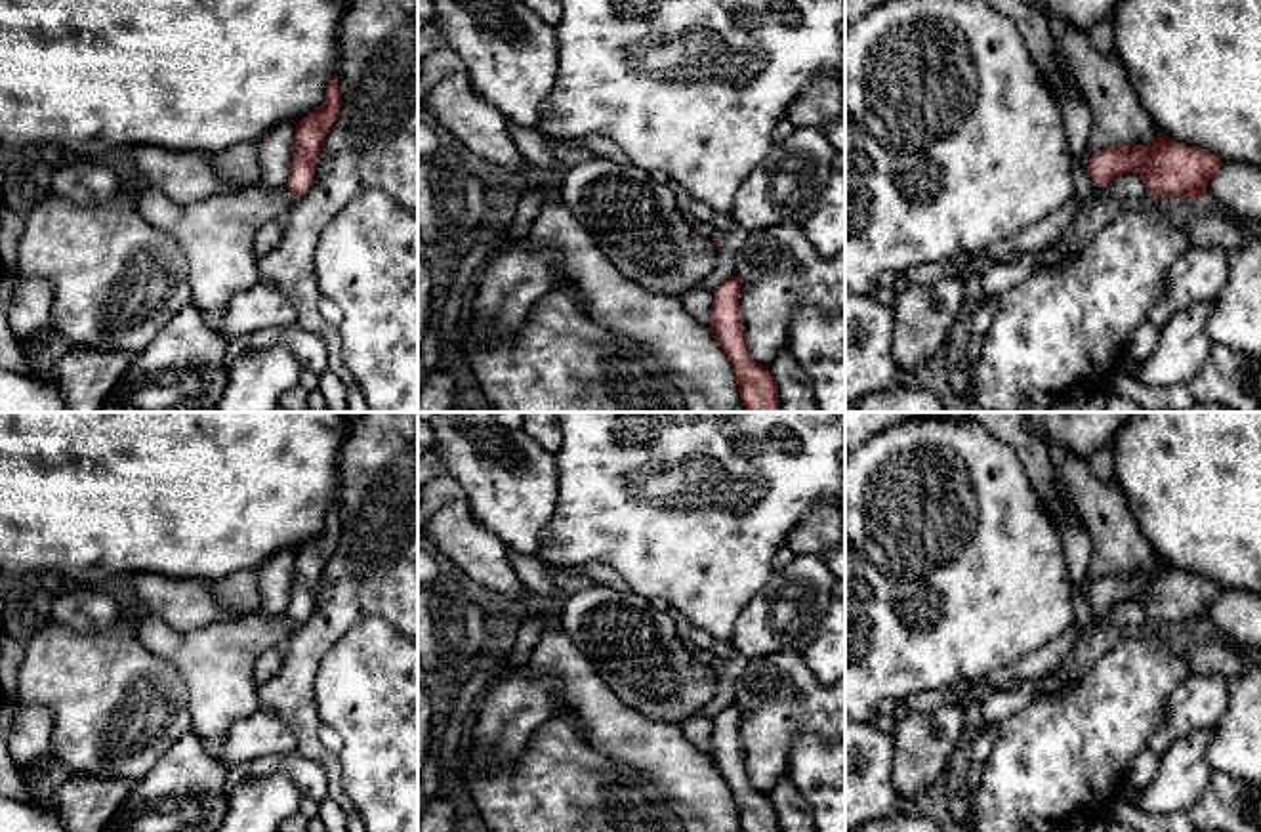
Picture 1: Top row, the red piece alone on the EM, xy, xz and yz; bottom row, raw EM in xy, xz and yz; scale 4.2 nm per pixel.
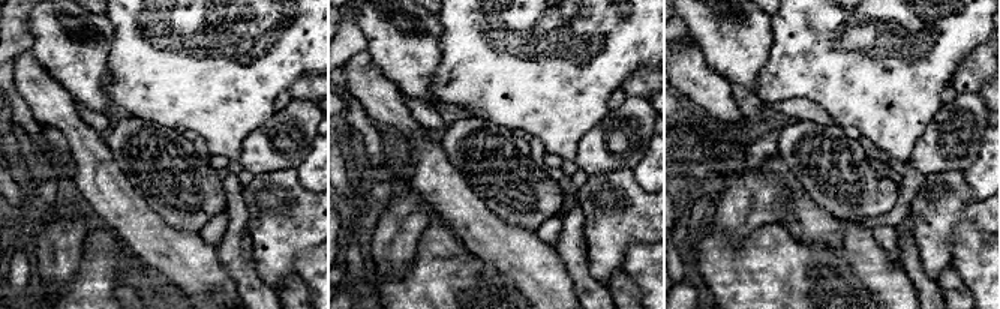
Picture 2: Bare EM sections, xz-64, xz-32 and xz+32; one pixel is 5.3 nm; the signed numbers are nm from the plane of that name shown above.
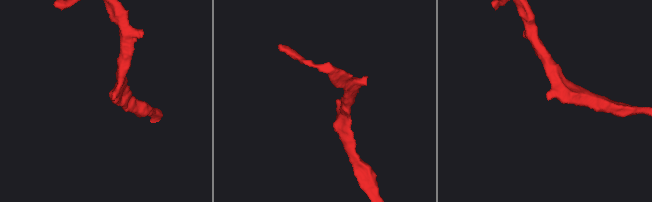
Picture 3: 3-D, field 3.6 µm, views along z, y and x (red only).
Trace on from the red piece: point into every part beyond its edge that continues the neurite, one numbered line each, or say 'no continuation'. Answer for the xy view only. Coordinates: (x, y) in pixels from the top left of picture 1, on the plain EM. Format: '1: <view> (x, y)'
no continuation

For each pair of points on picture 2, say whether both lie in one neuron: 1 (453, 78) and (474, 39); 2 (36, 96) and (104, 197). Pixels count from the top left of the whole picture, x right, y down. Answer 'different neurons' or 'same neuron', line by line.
1: same neuron
2: same neuron

